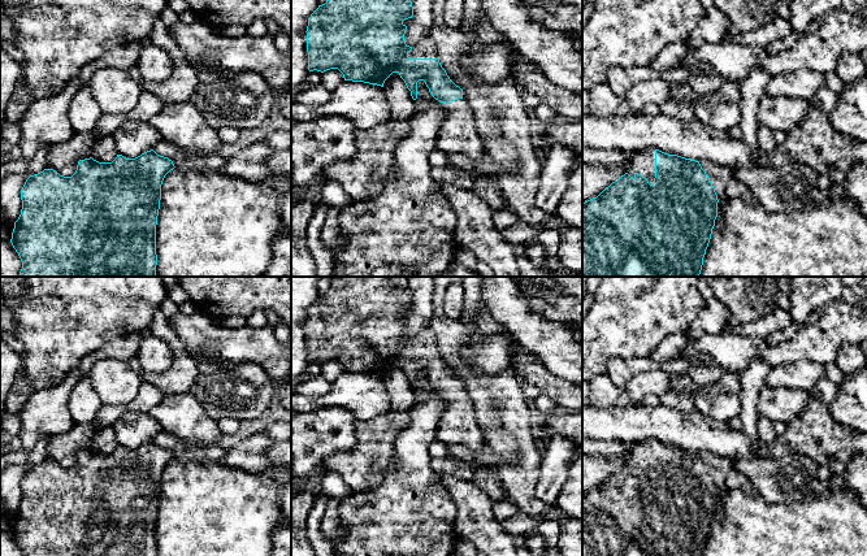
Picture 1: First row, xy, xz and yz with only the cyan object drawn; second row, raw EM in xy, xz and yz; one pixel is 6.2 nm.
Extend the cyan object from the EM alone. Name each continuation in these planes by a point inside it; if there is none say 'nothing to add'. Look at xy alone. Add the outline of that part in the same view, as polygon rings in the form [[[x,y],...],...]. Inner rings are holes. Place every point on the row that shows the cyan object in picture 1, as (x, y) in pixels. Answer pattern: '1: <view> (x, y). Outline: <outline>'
nothing to add

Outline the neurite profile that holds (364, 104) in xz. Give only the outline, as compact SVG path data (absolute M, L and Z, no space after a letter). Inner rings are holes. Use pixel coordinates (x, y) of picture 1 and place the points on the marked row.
M352 81L339 84L330 100L320 107L291 100L291 120L295 122L321 116L347 117L356 129L368 130L390 120L390 107L383 87Z

